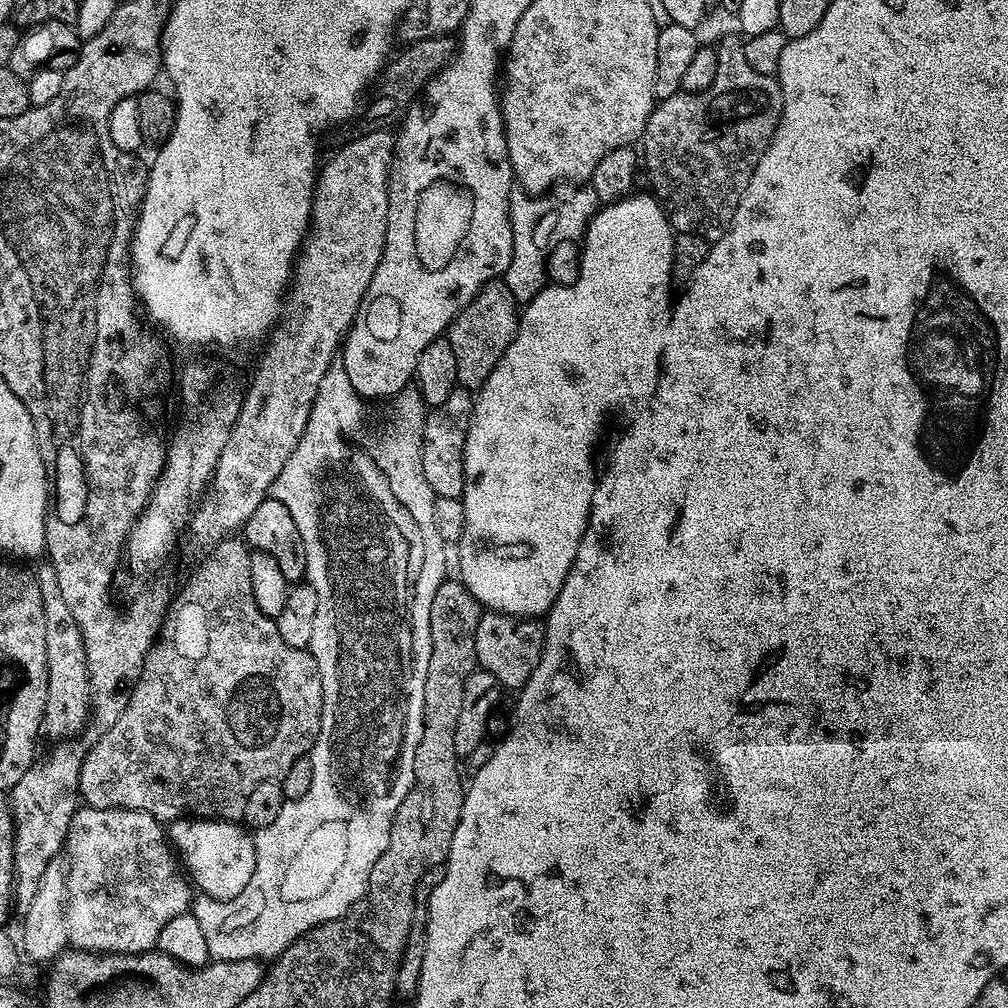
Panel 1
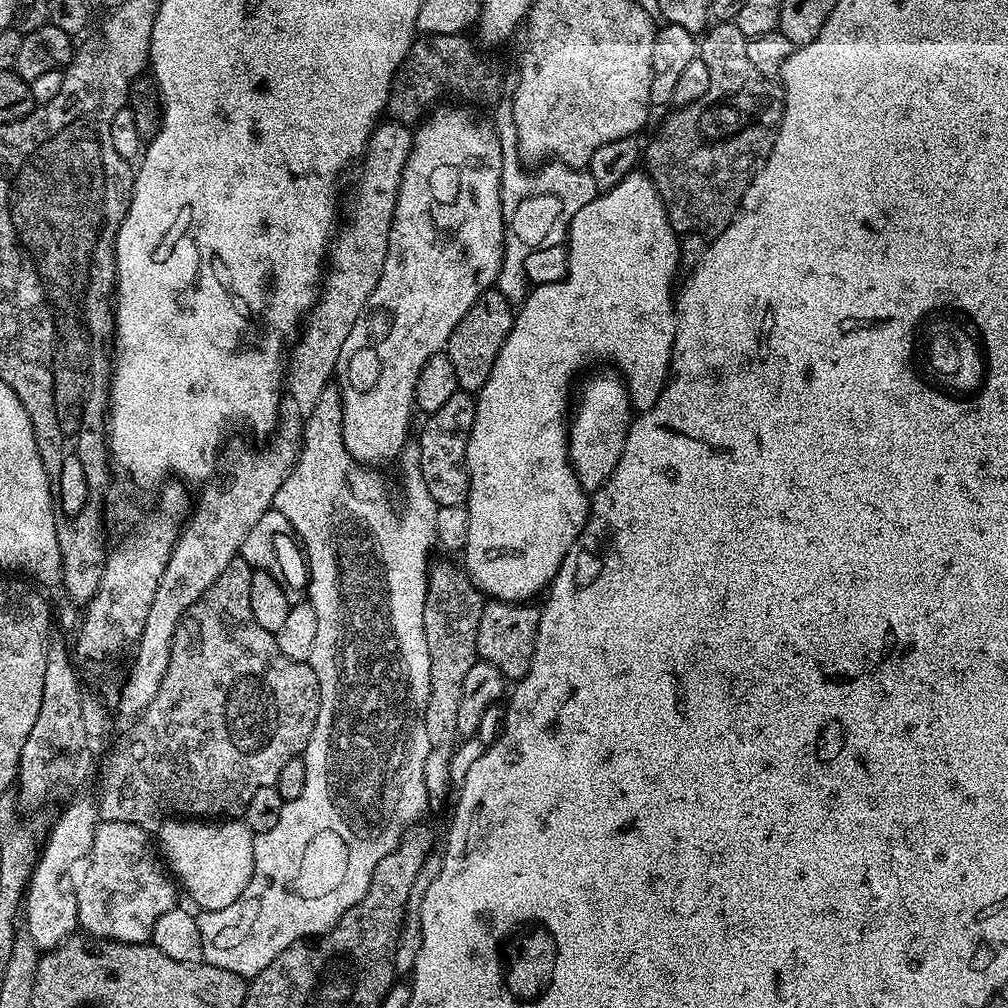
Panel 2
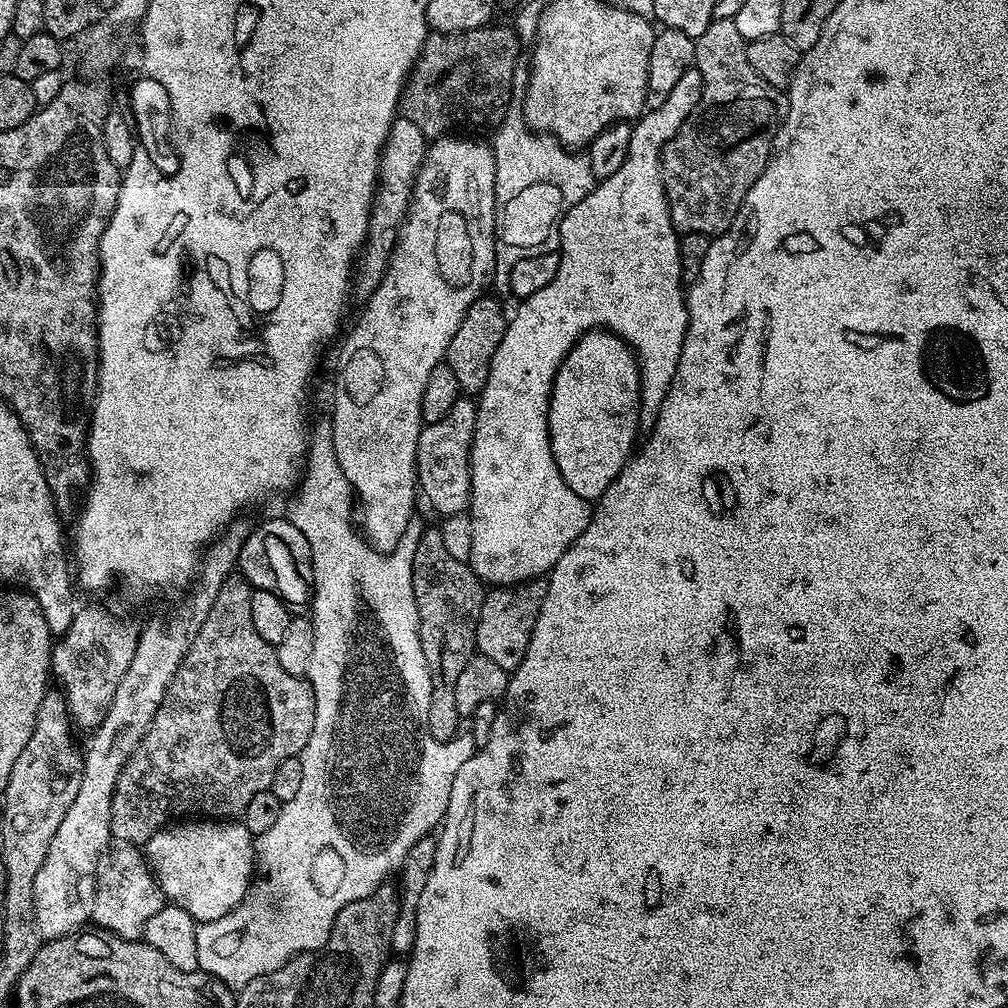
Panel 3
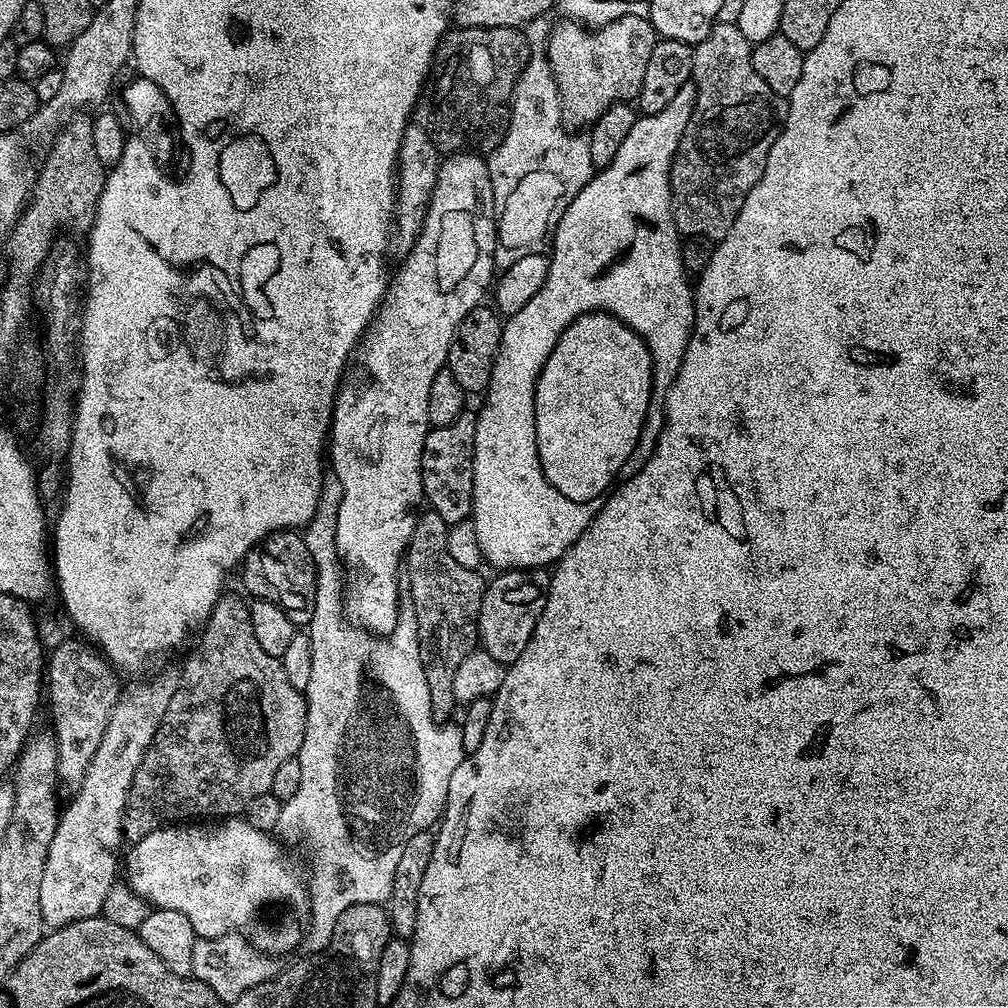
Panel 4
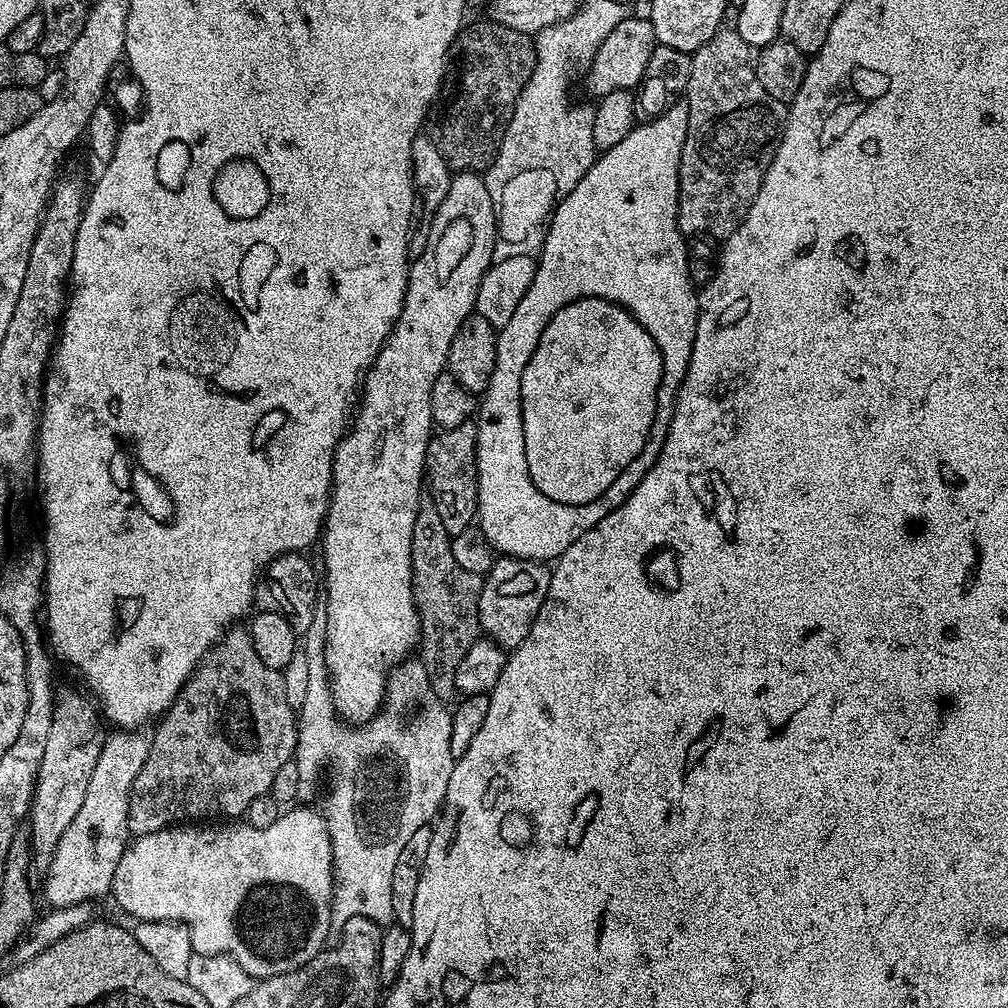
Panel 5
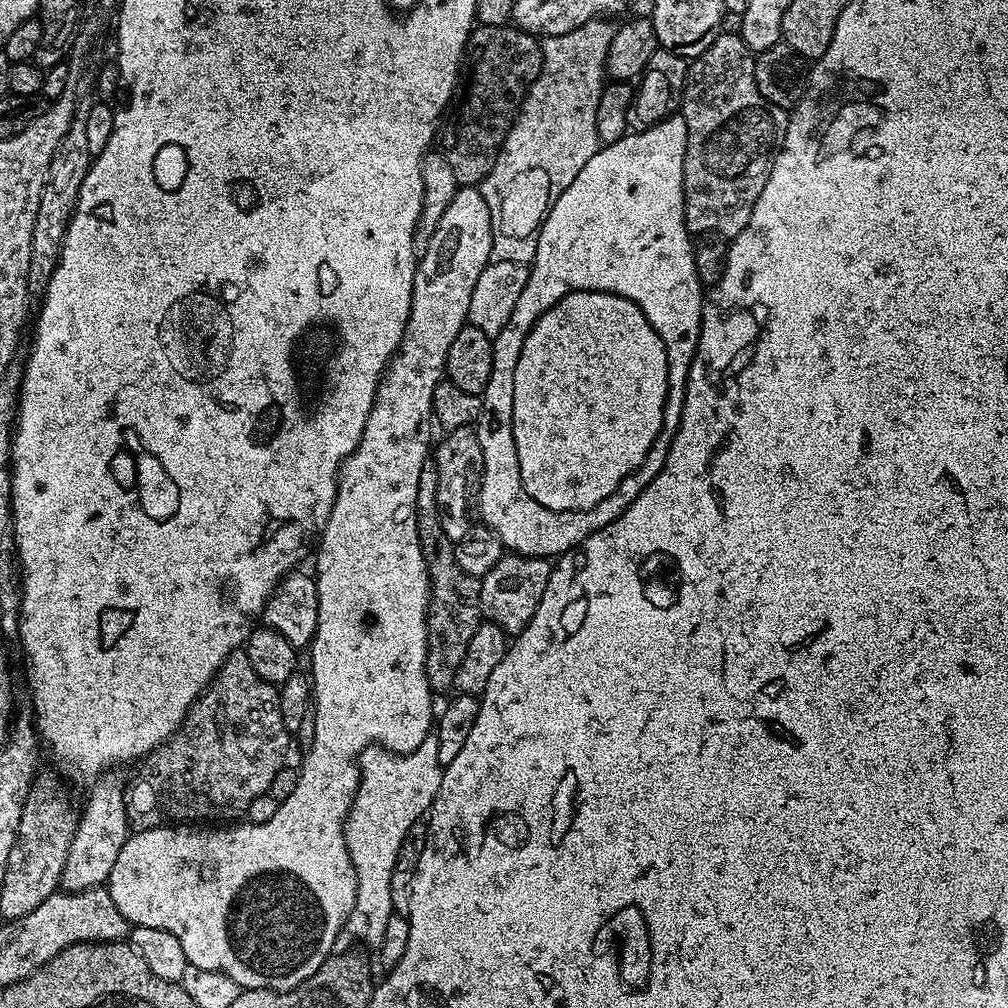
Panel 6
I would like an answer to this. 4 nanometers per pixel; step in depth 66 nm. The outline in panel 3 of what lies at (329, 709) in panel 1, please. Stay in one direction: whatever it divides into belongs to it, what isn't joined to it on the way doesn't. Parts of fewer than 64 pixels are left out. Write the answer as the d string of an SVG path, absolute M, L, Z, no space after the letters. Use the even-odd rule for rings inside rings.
M328 422L318 425L317 428L315 425L315 427L311 429L310 439L308 442L308 455L306 457L306 467L302 473L299 485L295 489L294 495L291 499L292 498L292 509L290 509L289 512L286 512L287 519L291 520L294 526L298 526L298 530L302 530L302 534L310 542L310 554L312 555L312 595L310 597L310 609L312 608L312 612L310 611L310 619L314 626L314 654L310 654L310 670L308 671L306 679L308 683L312 685L314 698L316 699L316 705L314 706L314 730L310 734L306 746L299 755L300 761L302 762L302 787L298 790L298 794L294 794L294 798L290 802L280 805L278 822L274 822L274 826L270 826L270 830L266 830L261 836L255 837L254 847L256 850L256 860L258 861L258 872L259 875L260 872L264 875L264 880L257 879L246 899L242 901L237 908L232 909L232 911L226 913L222 918L218 918L217 920L206 920L197 923L196 925L196 933L198 934L199 971L210 974L214 978L218 978L225 986L233 990L245 988L250 982L254 982L254 978L265 976L274 970L278 970L283 966L283 964L287 964L297 952L317 952L317 950L320 949L329 938L331 938L332 927L336 921L337 914L339 914L340 911L350 902L358 902L362 898L366 898L370 894L377 892L377 890L380 889L380 885L389 879L388 875L390 875L391 872L393 875L393 873L399 869L400 865L403 864L406 854L410 850L410 846L414 846L414 842L418 842L422 837L429 835L429 833L431 833L433 829L443 821L446 810L448 809L448 803L450 802L450 786L454 782L454 774L458 774L459 768L462 767L462 762L469 760L474 751L471 743L448 744L452 742L445 742L443 739L433 736L431 730L428 729L428 711L430 710L430 694L432 693L432 675L428 669L426 654L422 650L422 642L420 641L420 619L418 618L418 606L416 605L414 586L412 585L412 563L414 562L414 550L418 546L418 538L422 531L421 525L418 526L419 523L416 522L409 524L407 530L404 532L404 537L396 543L395 548L393 548L389 553L373 548L372 545L368 543L367 539L357 531L354 527L354 493L352 491L352 483L348 481L346 474L342 474L342 466L338 466L338 458L334 454L334 446L332 445L332 425Z

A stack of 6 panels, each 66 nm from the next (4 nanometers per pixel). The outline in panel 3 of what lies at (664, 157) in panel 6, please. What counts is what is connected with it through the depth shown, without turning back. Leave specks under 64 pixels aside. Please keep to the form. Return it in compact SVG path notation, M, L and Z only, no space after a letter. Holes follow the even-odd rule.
M695 66L690 67L686 70L686 74L682 74L682 79L676 83L674 91L666 97L666 102L662 102L662 106L645 111L632 124L630 150L626 154L626 162L622 162L622 167L615 174L610 174L610 178L599 181L593 187L592 192L586 194L586 198L582 198L582 202L578 202L578 206L574 206L562 218L558 249L560 254L558 274L547 286L542 286L542 290L523 297L517 303L520 305L517 306L513 316L511 313L506 330L502 334L502 342L498 342L498 350L494 350L494 362L490 362L490 378L486 378L486 386L479 392L476 406L476 429L472 439L472 503L470 505L474 546L470 548L470 558L467 561L472 571L480 577L485 585L523 584L525 580L535 580L551 572L552 567L558 562L558 558L562 558L562 554L566 554L566 550L578 539L582 530L586 530L586 526L592 517L593 505L589 501L578 498L578 494L574 494L574 490L570 490L570 486L566 486L566 482L554 462L554 454L548 437L548 399L552 393L552 383L556 377L556 372L560 369L560 363L566 358L568 351L580 341L581 336L585 332L593 330L607 330L621 336L629 348L635 352L636 360L640 364L641 405L652 404L650 408L655 413L662 410L662 402L666 402L666 394L670 390L670 382L674 382L674 374L678 370L678 358L682 354L682 342L686 338L686 330L688 329L688 302L685 285L680 285L680 280L682 281L680 255L678 254L680 236L670 218L668 199L664 193L664 183L660 173L660 155L670 142L670 138L674 138L674 134L678 134L682 122L686 122L686 118L690 118L694 106L698 106L703 89L702 74Z

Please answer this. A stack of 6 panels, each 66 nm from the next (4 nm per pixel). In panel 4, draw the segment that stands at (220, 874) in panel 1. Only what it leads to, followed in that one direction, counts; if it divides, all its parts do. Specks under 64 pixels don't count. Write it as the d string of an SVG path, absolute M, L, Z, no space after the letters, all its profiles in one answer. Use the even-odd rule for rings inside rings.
M224 818L219 822L184 822L179 826L165 826L146 834L146 838L135 841L128 852L128 877L126 883L132 891L137 892L143 900L148 901L152 908L165 908L166 910L178 910L190 918L190 926L194 926L197 937L205 940L213 940L219 936L229 934L243 934L250 941L251 947L257 953L267 954L273 958L280 958L283 952L292 952L296 943L300 940L300 919L307 917L310 912L310 888L300 877L300 872L292 864L284 861L284 852L280 849L281 841L273 838L269 833L260 832L254 826L250 826L243 818Z

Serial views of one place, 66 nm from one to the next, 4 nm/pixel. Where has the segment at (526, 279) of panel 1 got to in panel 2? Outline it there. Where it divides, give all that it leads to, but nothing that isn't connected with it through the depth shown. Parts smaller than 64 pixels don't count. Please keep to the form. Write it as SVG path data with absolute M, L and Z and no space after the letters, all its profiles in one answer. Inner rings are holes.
M504 110L504 112L498 113L496 120L494 119L494 127L500 136L500 145L502 146L500 209L504 219L504 261L500 267L495 287L513 306L519 306L523 304L530 291L530 285L524 278L526 258L539 248L564 244L567 241L568 227L574 214L578 214L578 210L582 210L582 206L586 206L586 202L590 202L597 196L598 189L591 174L582 168L571 168L559 162L544 162L539 166L526 166L525 161L520 158L519 150L516 149L516 131L511 111Z

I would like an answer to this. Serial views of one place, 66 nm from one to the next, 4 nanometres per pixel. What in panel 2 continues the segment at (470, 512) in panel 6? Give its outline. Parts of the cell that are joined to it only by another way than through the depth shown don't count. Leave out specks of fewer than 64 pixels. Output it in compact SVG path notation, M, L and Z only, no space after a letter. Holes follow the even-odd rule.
M457 390L438 410L427 413L424 425L420 428L420 469L422 482L430 490L437 506L458 506L468 503L468 463L466 446L470 430L474 426L476 413L476 396L471 392Z

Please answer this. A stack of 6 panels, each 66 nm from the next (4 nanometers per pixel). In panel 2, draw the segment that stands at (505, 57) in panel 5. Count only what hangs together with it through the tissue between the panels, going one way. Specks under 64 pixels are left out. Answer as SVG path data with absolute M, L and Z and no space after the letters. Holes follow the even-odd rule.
M464 34L417 35L392 79L387 115L401 122L419 121L433 105L445 98L459 98L464 102L477 100L480 104L494 103L500 96L500 68L491 64L479 52L481 49L475 43L472 45L468 38Z

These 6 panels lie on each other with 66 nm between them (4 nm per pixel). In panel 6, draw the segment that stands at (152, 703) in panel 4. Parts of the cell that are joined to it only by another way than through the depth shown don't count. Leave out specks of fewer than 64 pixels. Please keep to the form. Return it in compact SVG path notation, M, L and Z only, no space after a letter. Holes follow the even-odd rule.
M105 774L91 785L92 793L76 821L76 832L66 854L66 866L60 879L63 891L81 892L87 888L107 885L110 870L118 859L118 850L122 850L130 835L130 825L124 805L125 781L120 781L116 774Z

